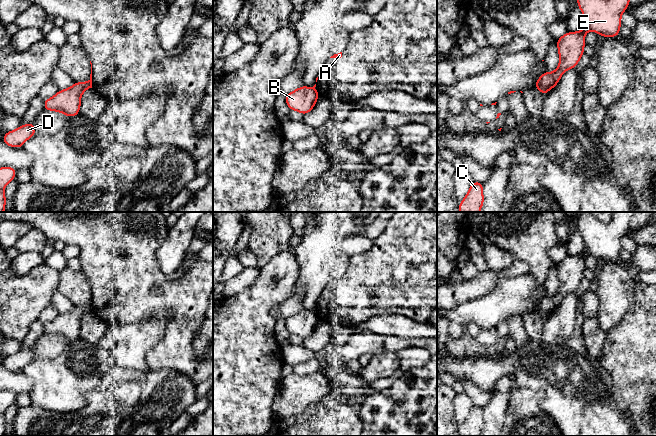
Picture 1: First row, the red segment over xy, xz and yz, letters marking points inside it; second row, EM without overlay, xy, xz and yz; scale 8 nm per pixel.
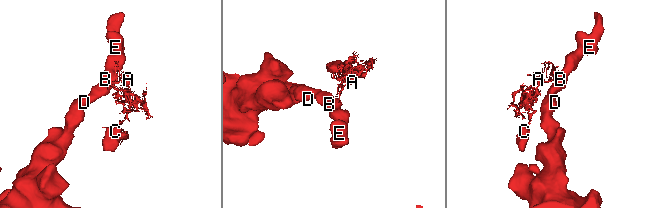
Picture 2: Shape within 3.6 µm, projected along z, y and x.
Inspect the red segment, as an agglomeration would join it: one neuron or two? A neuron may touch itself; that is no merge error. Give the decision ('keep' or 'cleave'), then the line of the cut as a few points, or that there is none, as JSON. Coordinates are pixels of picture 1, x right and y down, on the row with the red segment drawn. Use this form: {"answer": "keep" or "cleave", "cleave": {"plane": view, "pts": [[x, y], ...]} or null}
{"answer": "cleave", "cleave": {"plane": "yz", "pts": [[537, 82], [535, 87]]}}

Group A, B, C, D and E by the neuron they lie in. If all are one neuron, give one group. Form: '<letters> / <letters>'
A C / B D E

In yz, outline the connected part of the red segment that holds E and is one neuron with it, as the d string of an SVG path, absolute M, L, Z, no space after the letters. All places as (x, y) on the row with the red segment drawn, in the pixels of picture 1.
M577 0L585 24L582 30L566 32L556 40L559 65L553 72L544 72L537 80L536 88L546 95L560 81L564 72L574 69L584 54L585 35L594 31L601 37L618 37L622 25L621 15L630 0Z

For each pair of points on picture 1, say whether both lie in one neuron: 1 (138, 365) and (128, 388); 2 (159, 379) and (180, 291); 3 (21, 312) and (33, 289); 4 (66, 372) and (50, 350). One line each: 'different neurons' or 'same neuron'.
1: different neurons
2: different neurons
3: same neuron
4: different neurons

